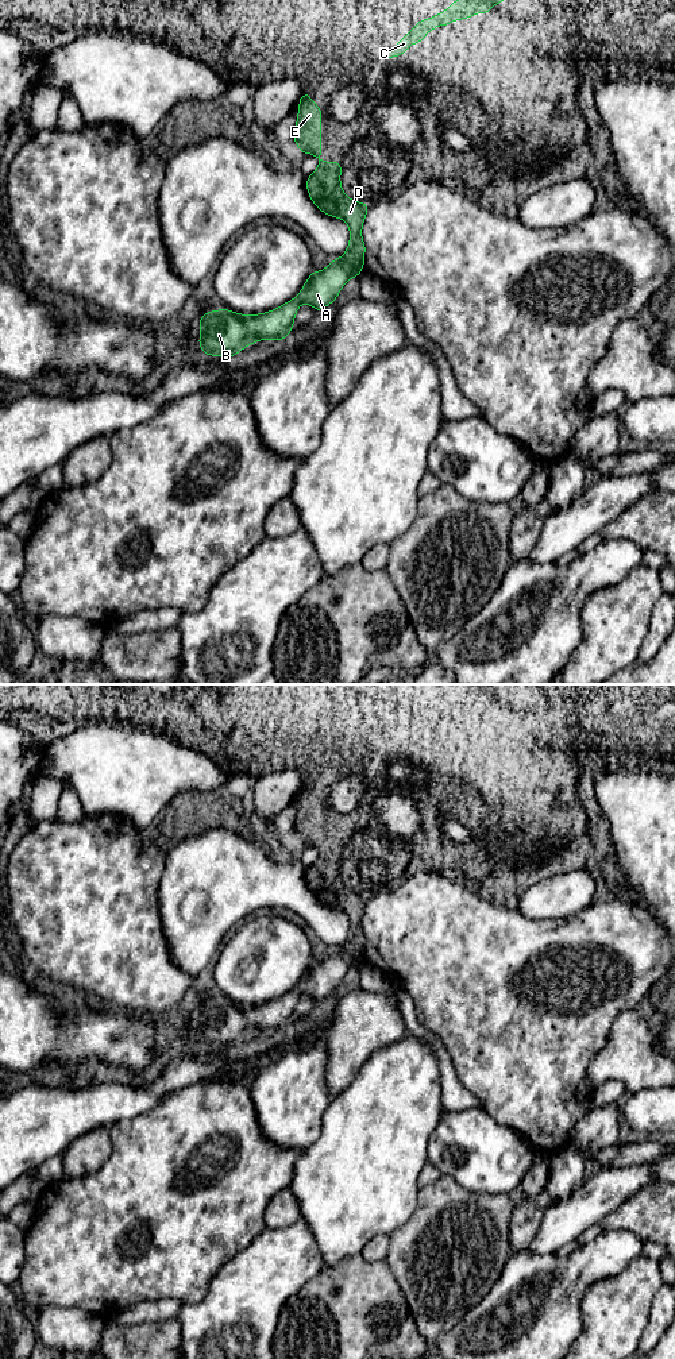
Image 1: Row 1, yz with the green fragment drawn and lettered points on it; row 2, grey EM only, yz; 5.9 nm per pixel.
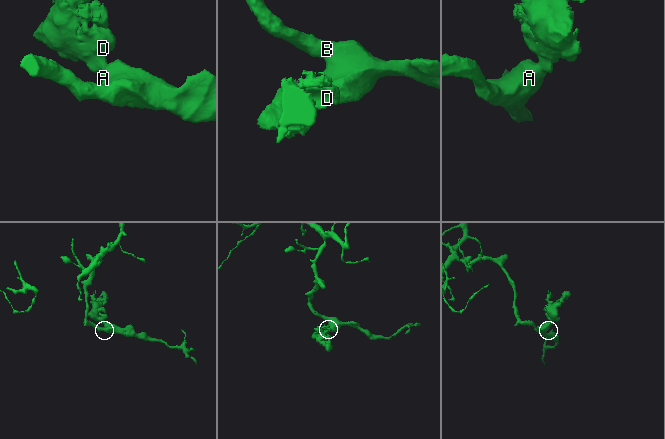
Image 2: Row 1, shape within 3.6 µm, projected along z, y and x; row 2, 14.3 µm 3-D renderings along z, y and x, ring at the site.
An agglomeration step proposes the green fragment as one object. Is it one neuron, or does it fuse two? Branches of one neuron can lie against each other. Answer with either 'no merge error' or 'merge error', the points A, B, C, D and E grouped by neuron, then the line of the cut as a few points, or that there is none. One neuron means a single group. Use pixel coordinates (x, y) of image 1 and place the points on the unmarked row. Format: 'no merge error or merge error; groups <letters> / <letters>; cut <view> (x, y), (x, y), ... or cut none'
merge error; groups A B / C D E; cut yz (342, 948), (358, 964)

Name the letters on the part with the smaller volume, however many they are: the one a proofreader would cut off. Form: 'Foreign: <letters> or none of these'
Foreign: C, D, E

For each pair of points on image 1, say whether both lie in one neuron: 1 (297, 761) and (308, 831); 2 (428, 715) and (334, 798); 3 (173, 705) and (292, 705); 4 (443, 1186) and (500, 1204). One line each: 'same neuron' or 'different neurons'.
1: same neuron
2: different neurons
3: same neuron
4: same neuron

